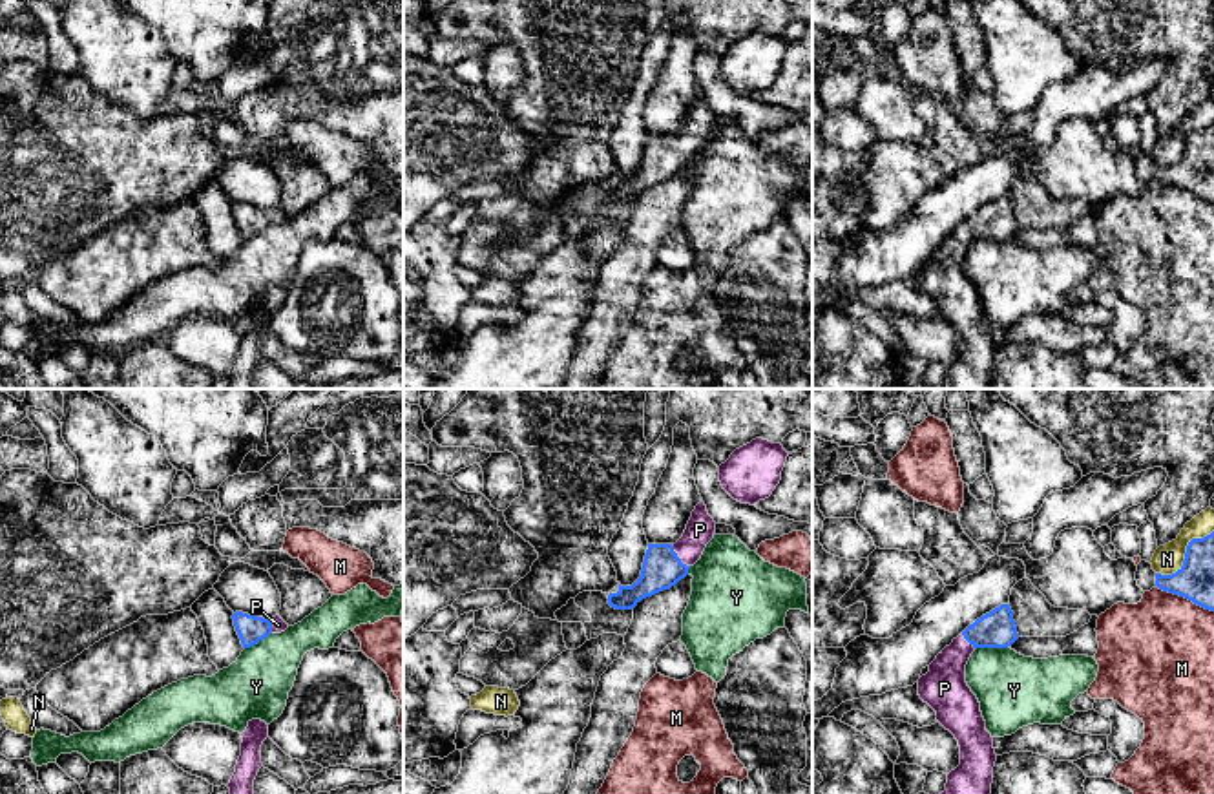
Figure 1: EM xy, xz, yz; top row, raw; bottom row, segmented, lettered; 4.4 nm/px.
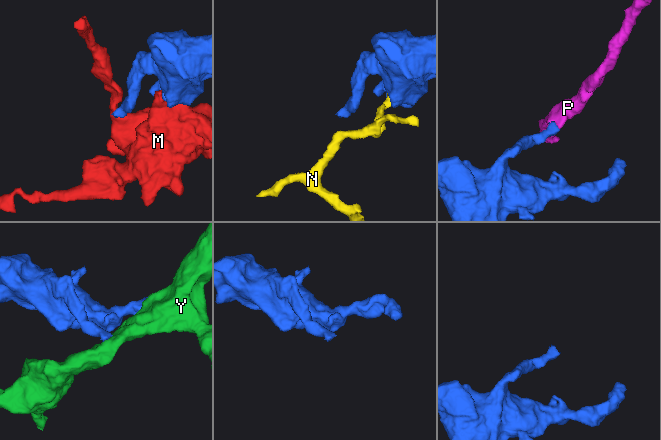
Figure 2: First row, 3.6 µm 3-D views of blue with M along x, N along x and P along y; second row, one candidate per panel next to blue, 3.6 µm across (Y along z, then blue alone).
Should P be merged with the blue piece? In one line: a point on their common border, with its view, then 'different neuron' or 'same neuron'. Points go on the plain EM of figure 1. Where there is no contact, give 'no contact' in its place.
meets blue in xz at (678, 148); same neuron

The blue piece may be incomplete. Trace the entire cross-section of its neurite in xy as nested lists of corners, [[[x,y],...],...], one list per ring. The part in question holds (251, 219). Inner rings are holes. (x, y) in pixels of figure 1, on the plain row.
[[[243,203],[232,206],[235,223],[241,230],[243,239],[250,239],[268,228],[270,225],[281,225],[288,215],[279,208],[256,208]]]

